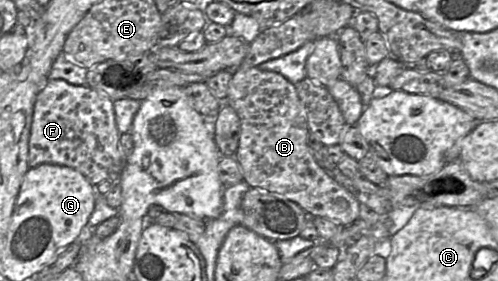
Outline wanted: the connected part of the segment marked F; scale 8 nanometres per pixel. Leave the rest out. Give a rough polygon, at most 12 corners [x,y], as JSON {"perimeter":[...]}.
{"perimeter":[[48,80],[28,164],[68,166],[93,185],[125,165],[113,100]]}

